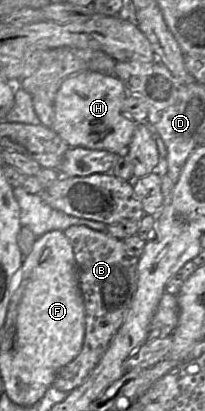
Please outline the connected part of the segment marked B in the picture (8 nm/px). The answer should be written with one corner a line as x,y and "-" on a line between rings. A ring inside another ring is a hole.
72,225
63,232
73,247
85,306
85,336
81,351
58,372
52,384
56,389
70,393
98,365
122,326
137,289
139,258
127,251
123,240
106,231
94,230
85,225

